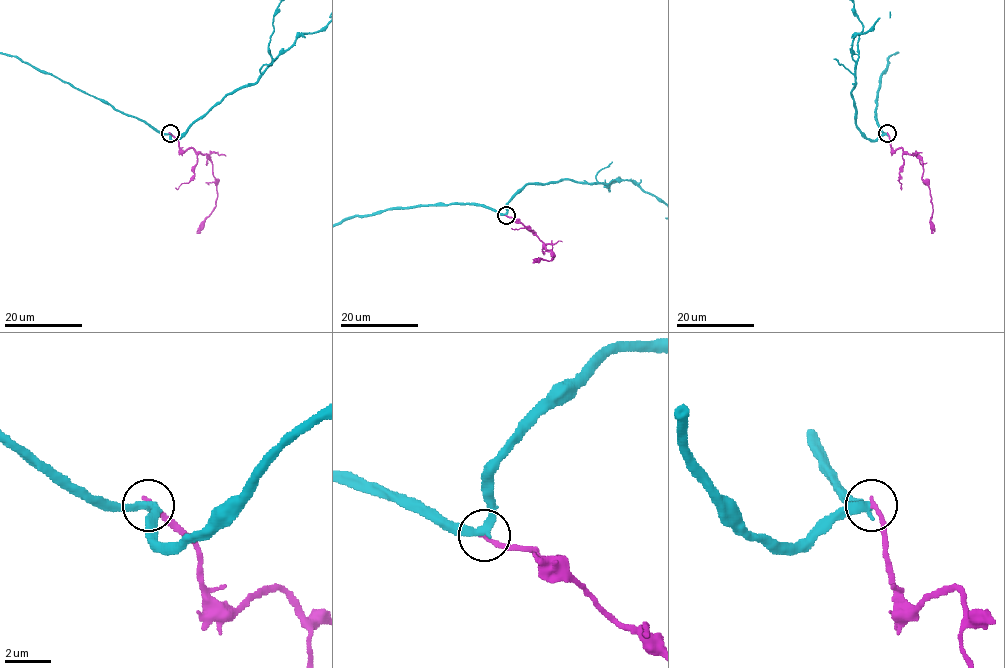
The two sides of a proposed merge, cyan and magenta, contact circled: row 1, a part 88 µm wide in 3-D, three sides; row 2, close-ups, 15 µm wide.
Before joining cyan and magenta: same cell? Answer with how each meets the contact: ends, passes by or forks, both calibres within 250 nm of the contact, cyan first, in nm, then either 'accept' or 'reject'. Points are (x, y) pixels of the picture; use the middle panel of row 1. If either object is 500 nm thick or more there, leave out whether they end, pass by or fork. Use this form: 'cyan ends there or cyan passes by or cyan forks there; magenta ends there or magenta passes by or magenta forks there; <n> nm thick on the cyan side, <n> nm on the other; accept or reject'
cyan passes by; magenta ends there; 320 nm thick on the cyan side, 190 nm on the other; reject

